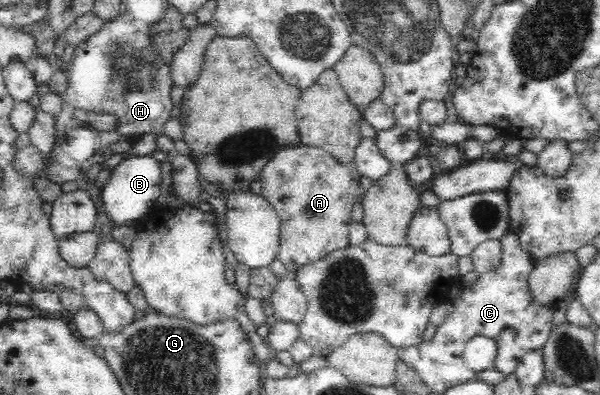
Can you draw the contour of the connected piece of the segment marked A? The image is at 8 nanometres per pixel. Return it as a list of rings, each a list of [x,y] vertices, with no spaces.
[[[302,143],[281,147],[262,166],[259,173],[261,194],[281,219],[278,254],[289,274],[298,268],[324,259],[337,249],[349,247],[350,213],[361,175],[353,162],[343,164],[330,152]]]

